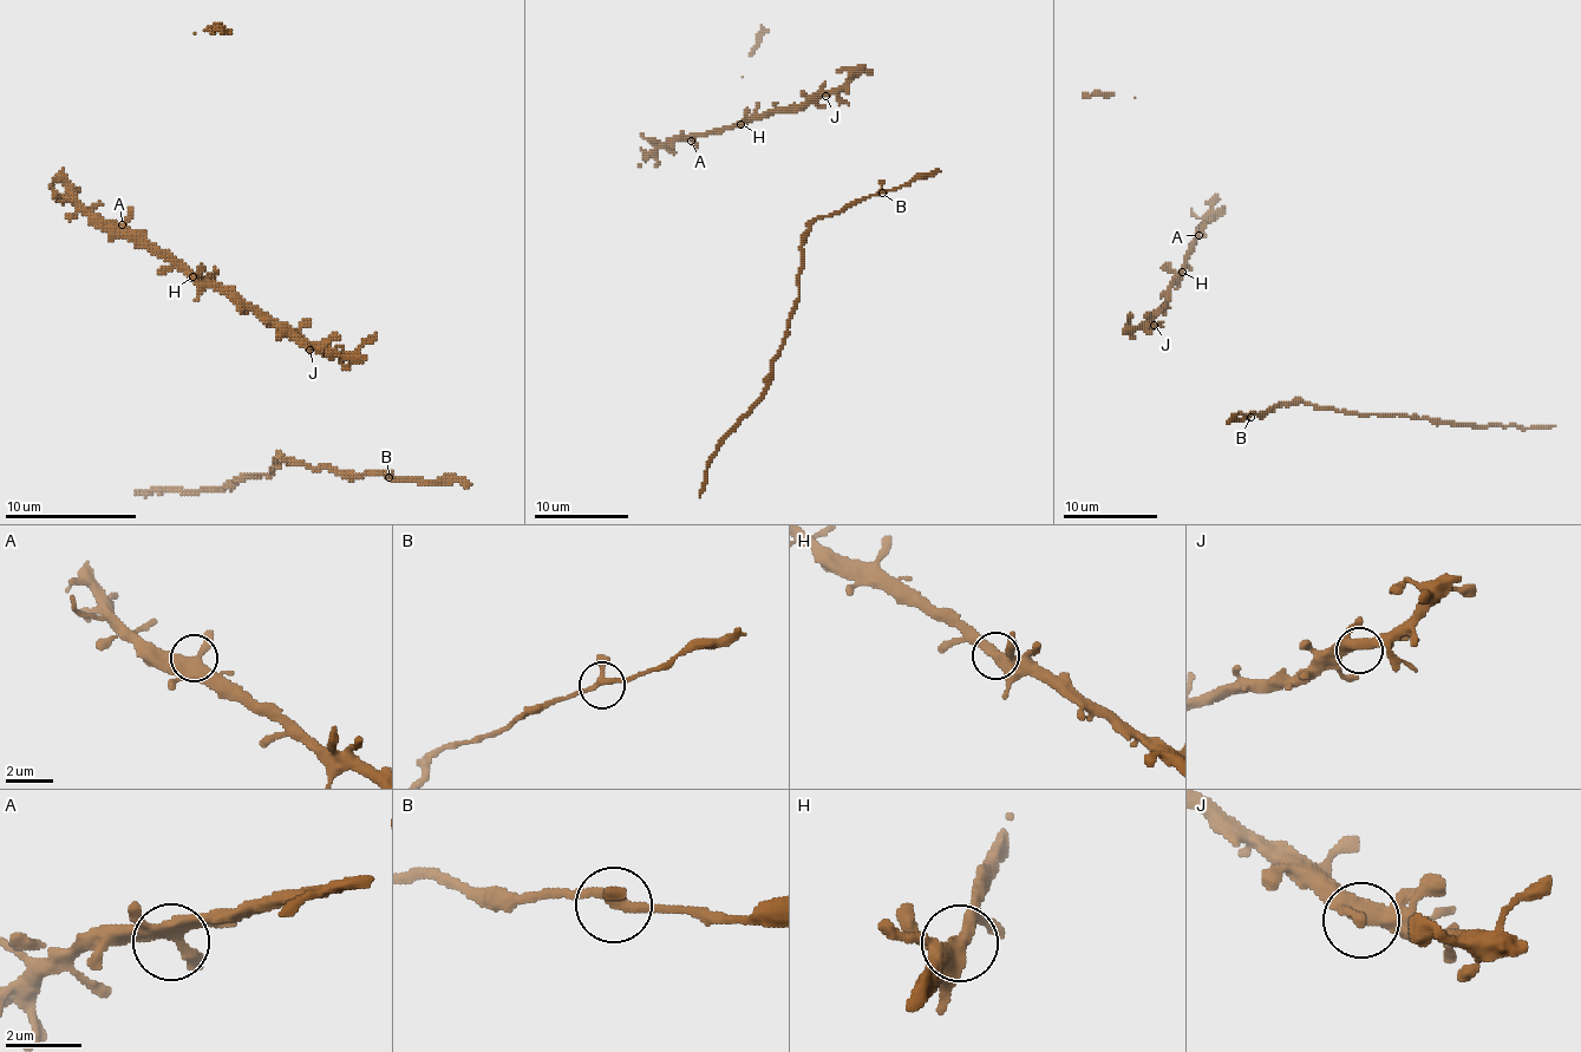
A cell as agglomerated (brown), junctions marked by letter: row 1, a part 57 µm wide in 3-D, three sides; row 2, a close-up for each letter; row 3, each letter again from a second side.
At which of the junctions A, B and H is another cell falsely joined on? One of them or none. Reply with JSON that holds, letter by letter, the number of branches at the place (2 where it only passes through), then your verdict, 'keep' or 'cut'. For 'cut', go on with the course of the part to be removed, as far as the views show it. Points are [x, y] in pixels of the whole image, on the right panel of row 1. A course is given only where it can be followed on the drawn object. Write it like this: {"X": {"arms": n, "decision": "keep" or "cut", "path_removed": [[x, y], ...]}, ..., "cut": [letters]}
{"A": {"arms": 4, "decision": "keep"}, "B": {"arms": 3, "decision": "keep"}, "H": {"arms": 3, "decision": "keep"}, "cut": []}

